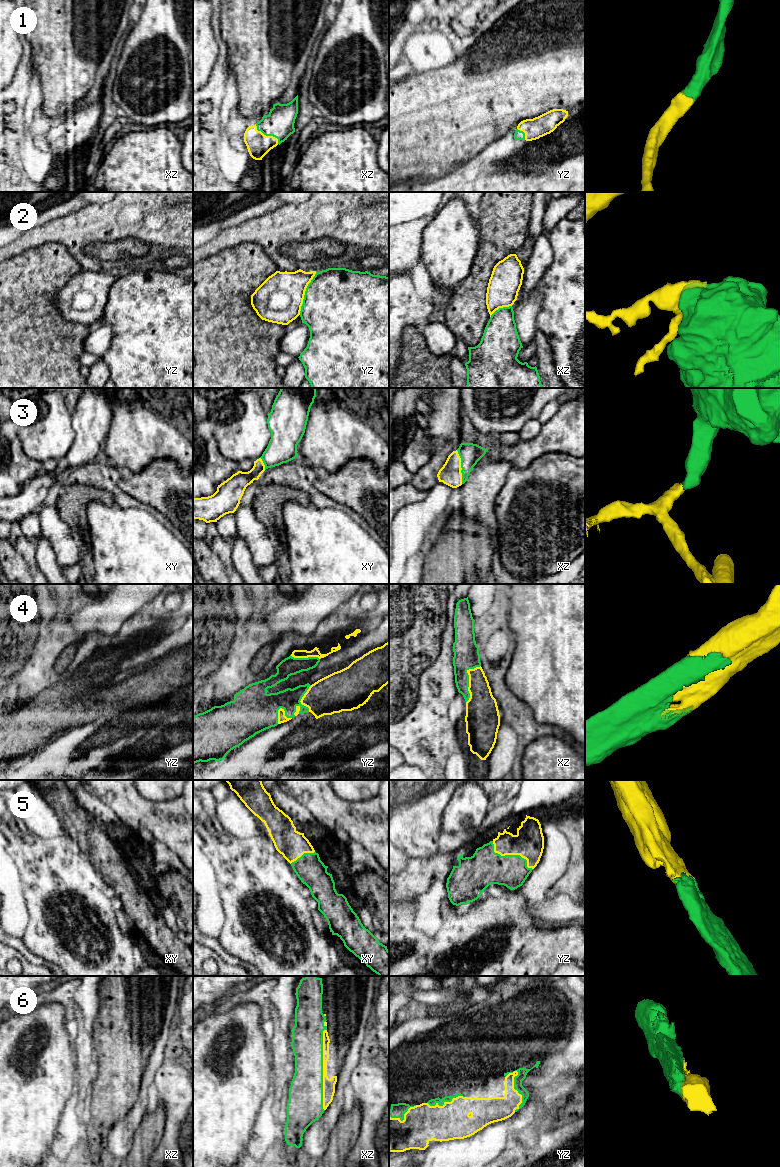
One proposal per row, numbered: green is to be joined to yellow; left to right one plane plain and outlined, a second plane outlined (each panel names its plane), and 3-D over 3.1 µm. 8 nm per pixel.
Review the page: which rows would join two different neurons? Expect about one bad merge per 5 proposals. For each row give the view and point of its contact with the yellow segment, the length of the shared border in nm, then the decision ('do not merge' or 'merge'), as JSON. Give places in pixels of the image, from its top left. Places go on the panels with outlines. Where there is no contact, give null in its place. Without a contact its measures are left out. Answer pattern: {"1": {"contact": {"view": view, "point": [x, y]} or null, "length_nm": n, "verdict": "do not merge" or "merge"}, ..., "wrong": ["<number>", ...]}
{"1": {"contact": {"view": "xz", "point": [267, 136]}, "length_nm": 240, "verdict": "merge"}, "2": {"contact": {"view": "yz", "point": [304, 293]}, "length_nm": 380, "verdict": "do not merge"}, "3": {"contact": {"view": "xz", "point": [460, 467]}, "length_nm": 280, "verdict": "merge"}, "4": {"contact": {"view": "xz", "point": [469, 680]}, "length_nm": 320, "verdict": "merge"}, "5": {"contact": {"view": "yz", "point": [511, 854]}, "length_nm": 400, "verdict": "merge"}, "6": {"contact": {"view": "xz", "point": [323, 1069]}, "length_nm": 650, "verdict": "merge"}, "wrong": ["2"]}

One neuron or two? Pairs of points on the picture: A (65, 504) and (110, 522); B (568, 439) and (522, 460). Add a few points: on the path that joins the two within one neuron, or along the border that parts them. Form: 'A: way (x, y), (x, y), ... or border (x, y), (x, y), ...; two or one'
A: border (108, 504), (92, 501), (87, 506), (90, 535); two
B: way (557, 439), (550, 439), (533, 449); one

